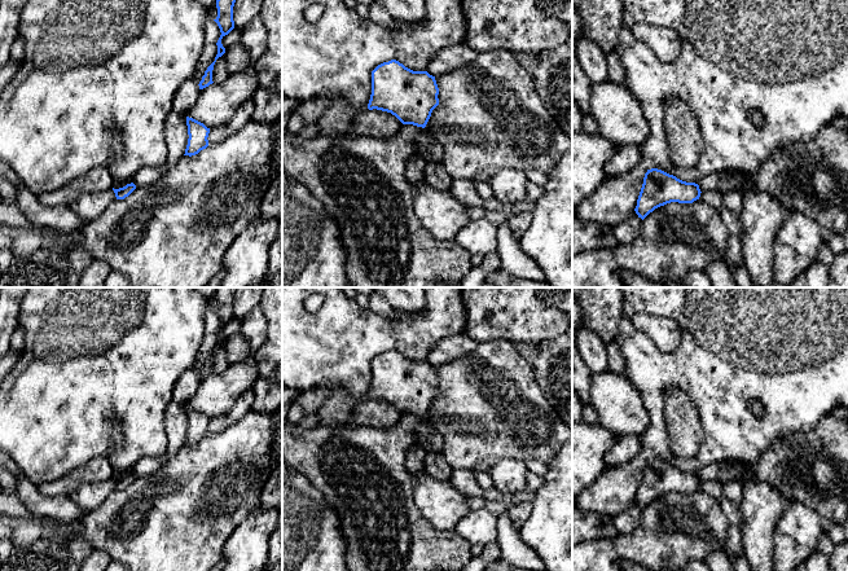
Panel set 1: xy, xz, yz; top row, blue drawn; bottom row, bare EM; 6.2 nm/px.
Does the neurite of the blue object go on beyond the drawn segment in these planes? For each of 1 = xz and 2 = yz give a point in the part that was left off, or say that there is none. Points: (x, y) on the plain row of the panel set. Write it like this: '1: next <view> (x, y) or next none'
1: next none
2: next none

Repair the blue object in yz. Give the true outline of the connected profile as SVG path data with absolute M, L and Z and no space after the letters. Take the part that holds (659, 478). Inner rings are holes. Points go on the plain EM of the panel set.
M647 460L634 498L642 510L655 498L671 492L693 493L700 487L699 475L686 473L662 460Z

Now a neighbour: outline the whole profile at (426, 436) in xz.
M423 421L414 429L416 444L427 452L441 452L443 438L434 427Z

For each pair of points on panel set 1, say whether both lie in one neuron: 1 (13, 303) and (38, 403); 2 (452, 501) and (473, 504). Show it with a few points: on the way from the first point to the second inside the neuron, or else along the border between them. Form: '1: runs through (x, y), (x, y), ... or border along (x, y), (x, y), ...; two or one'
1: border along (22, 301), (18, 308), (17, 325); two
2: border along (466, 497), (466, 505), (470, 510); two

